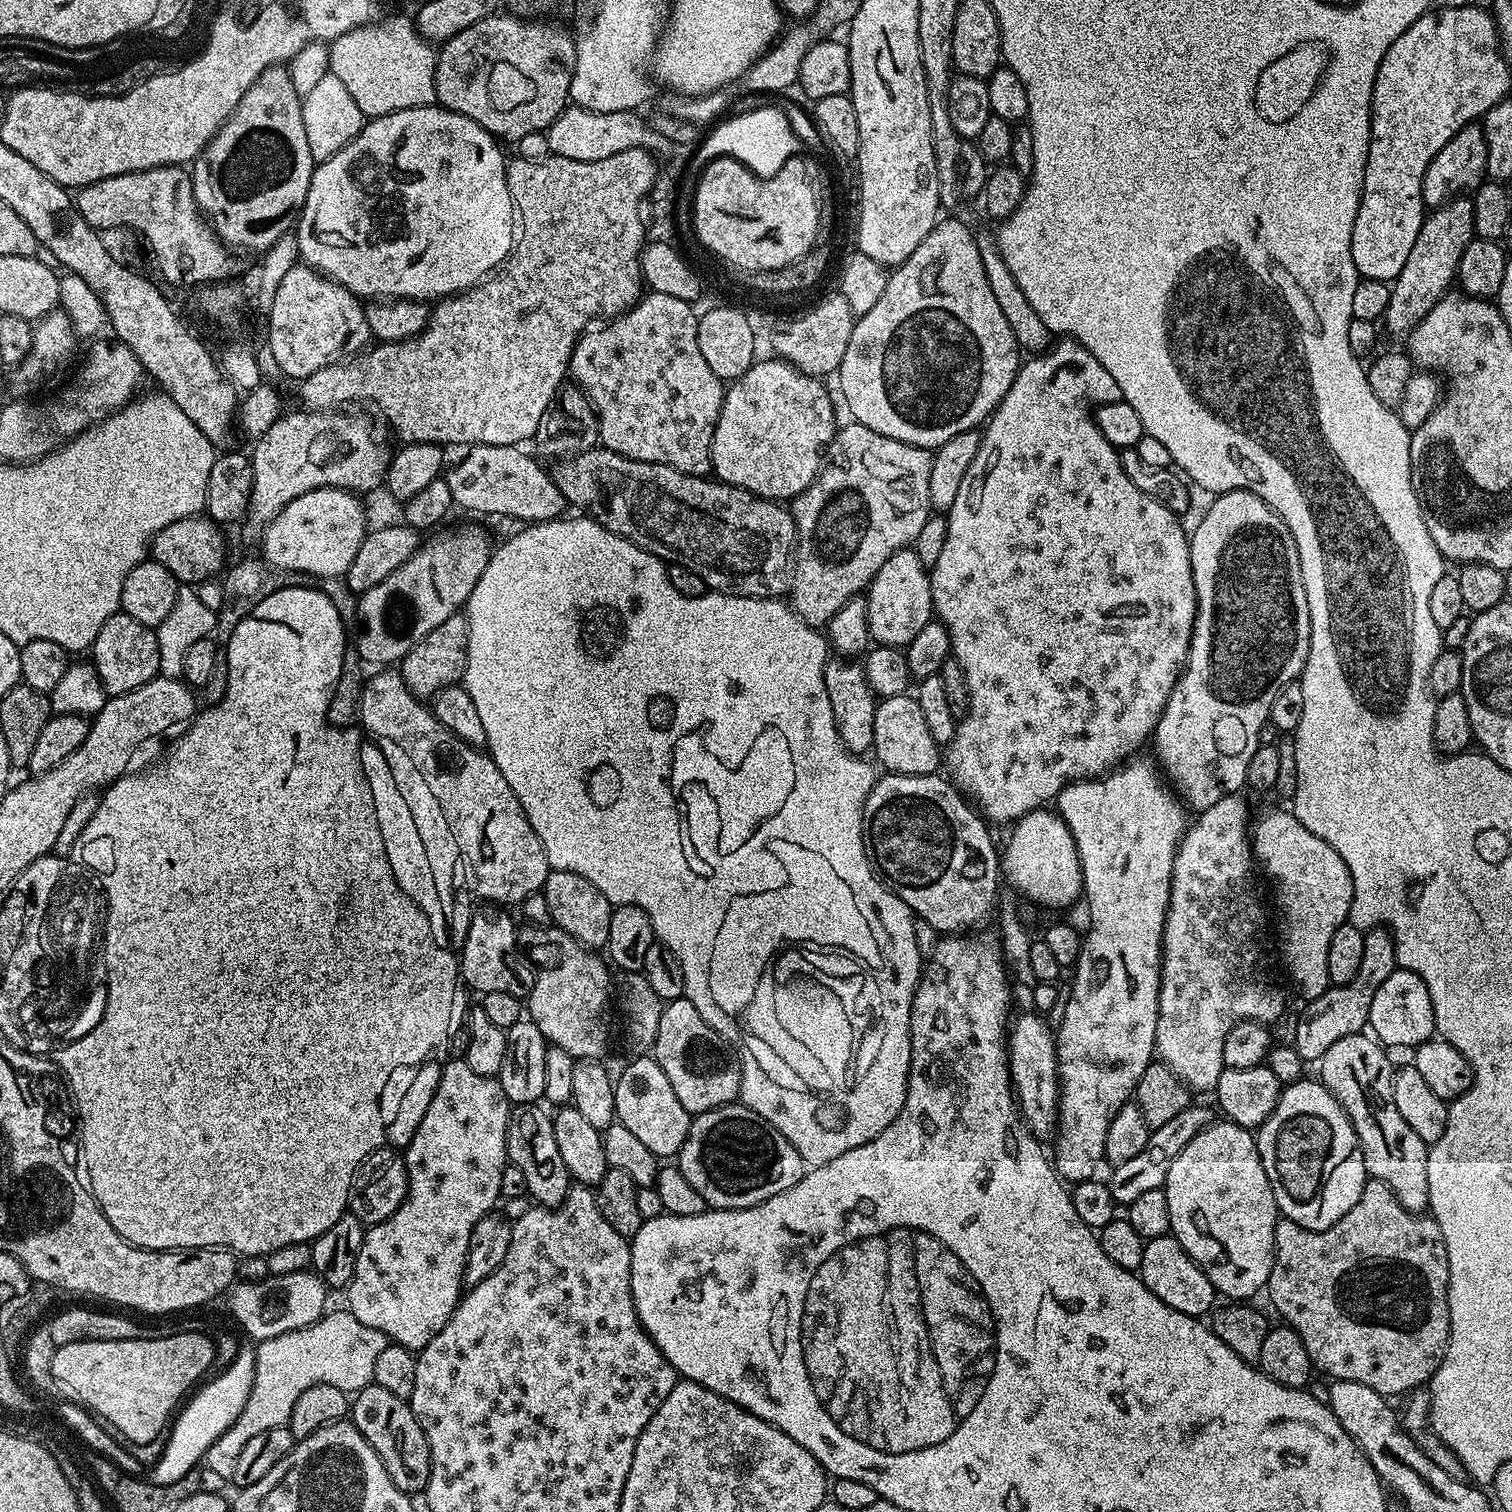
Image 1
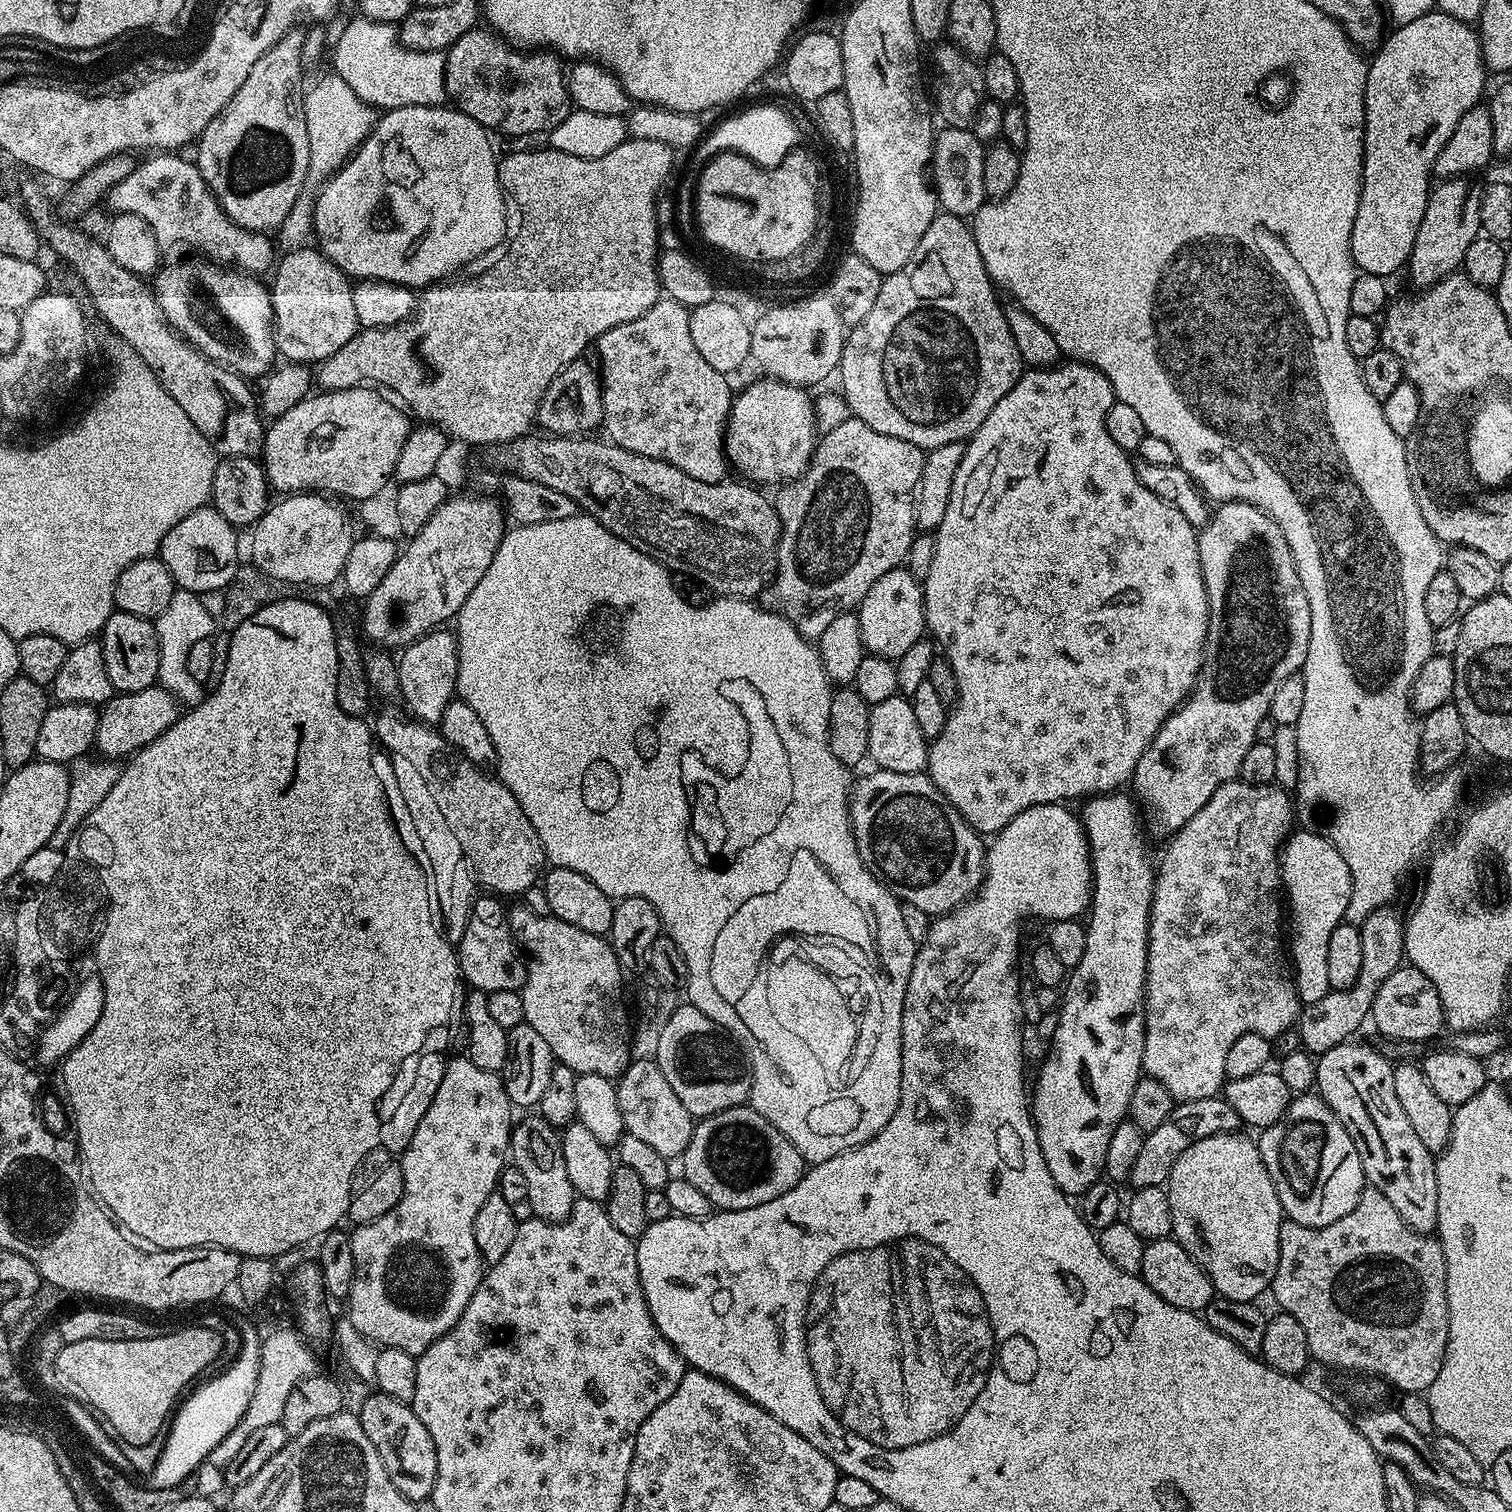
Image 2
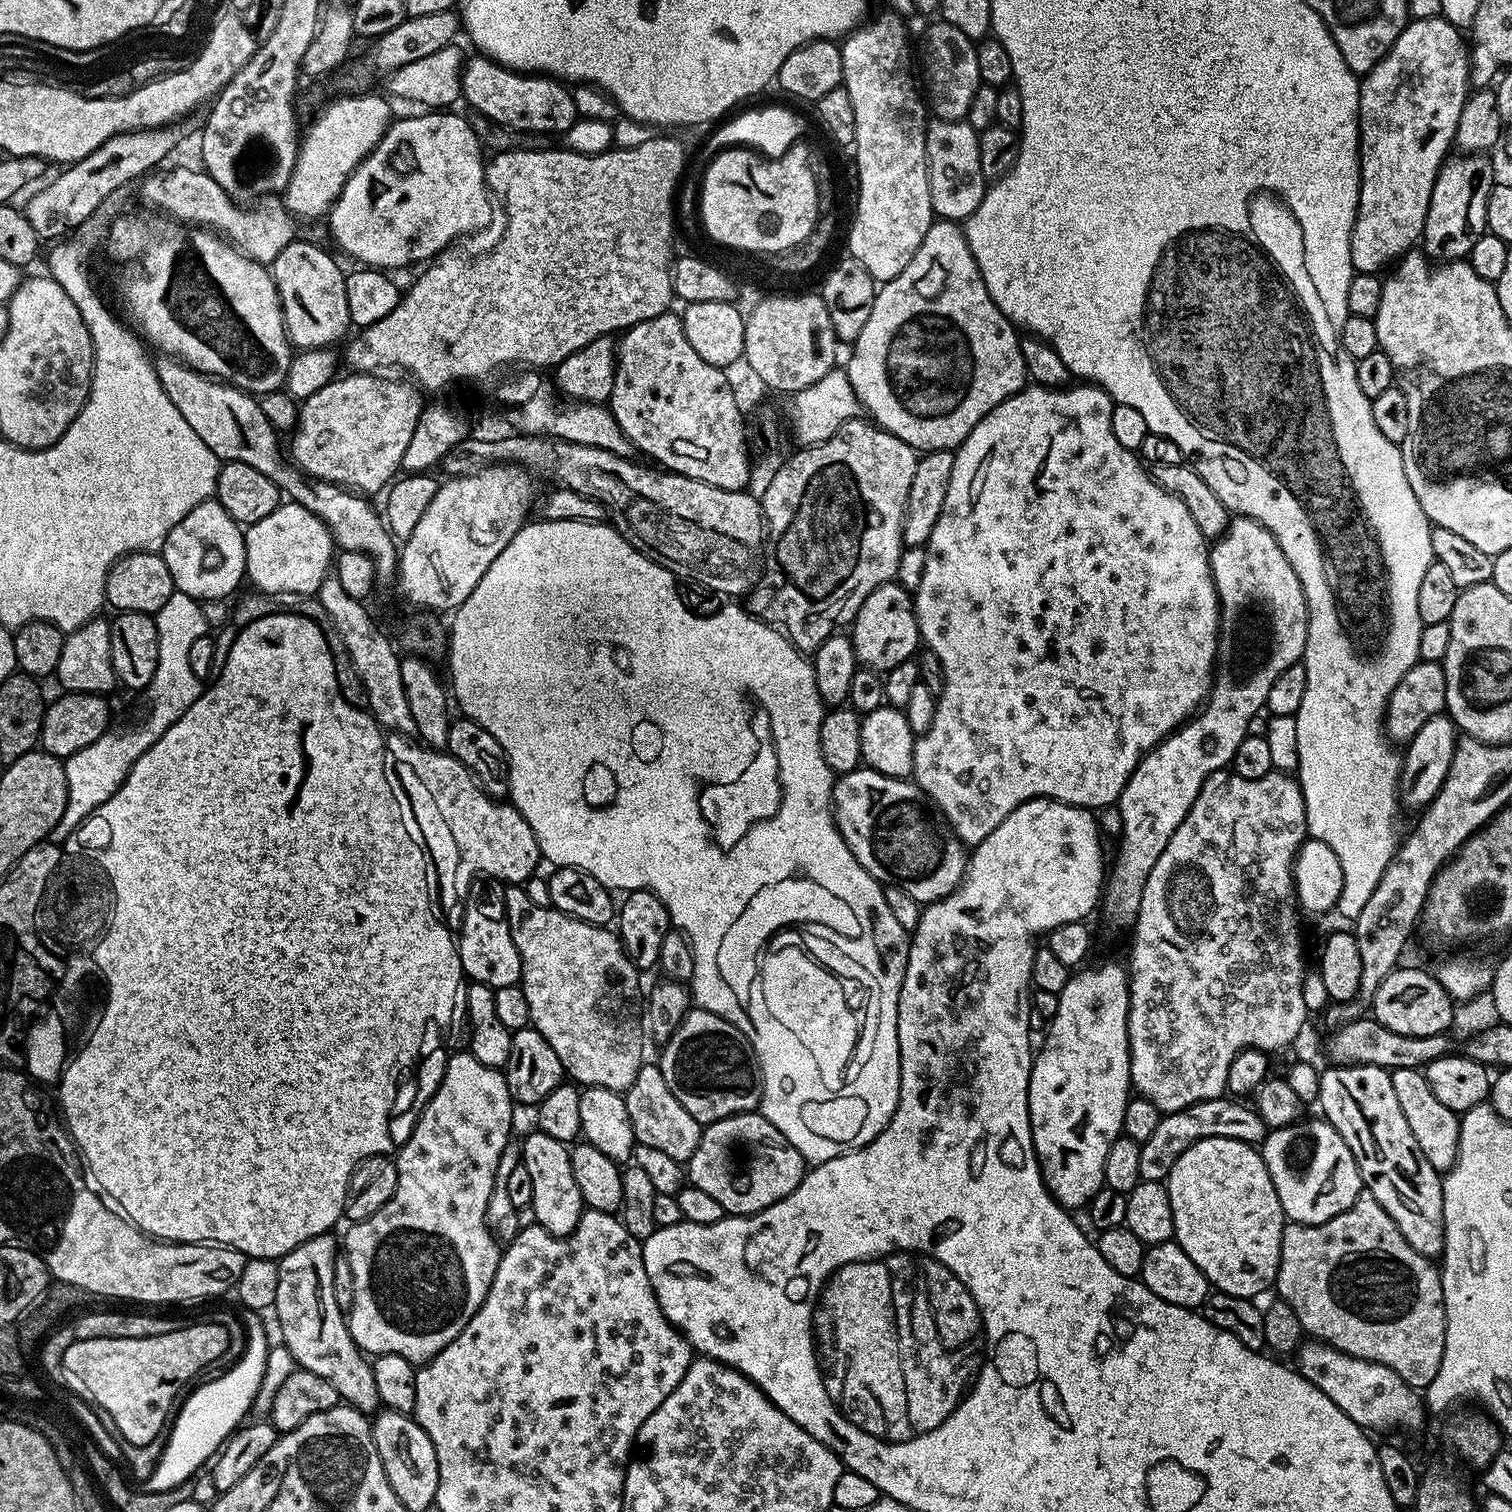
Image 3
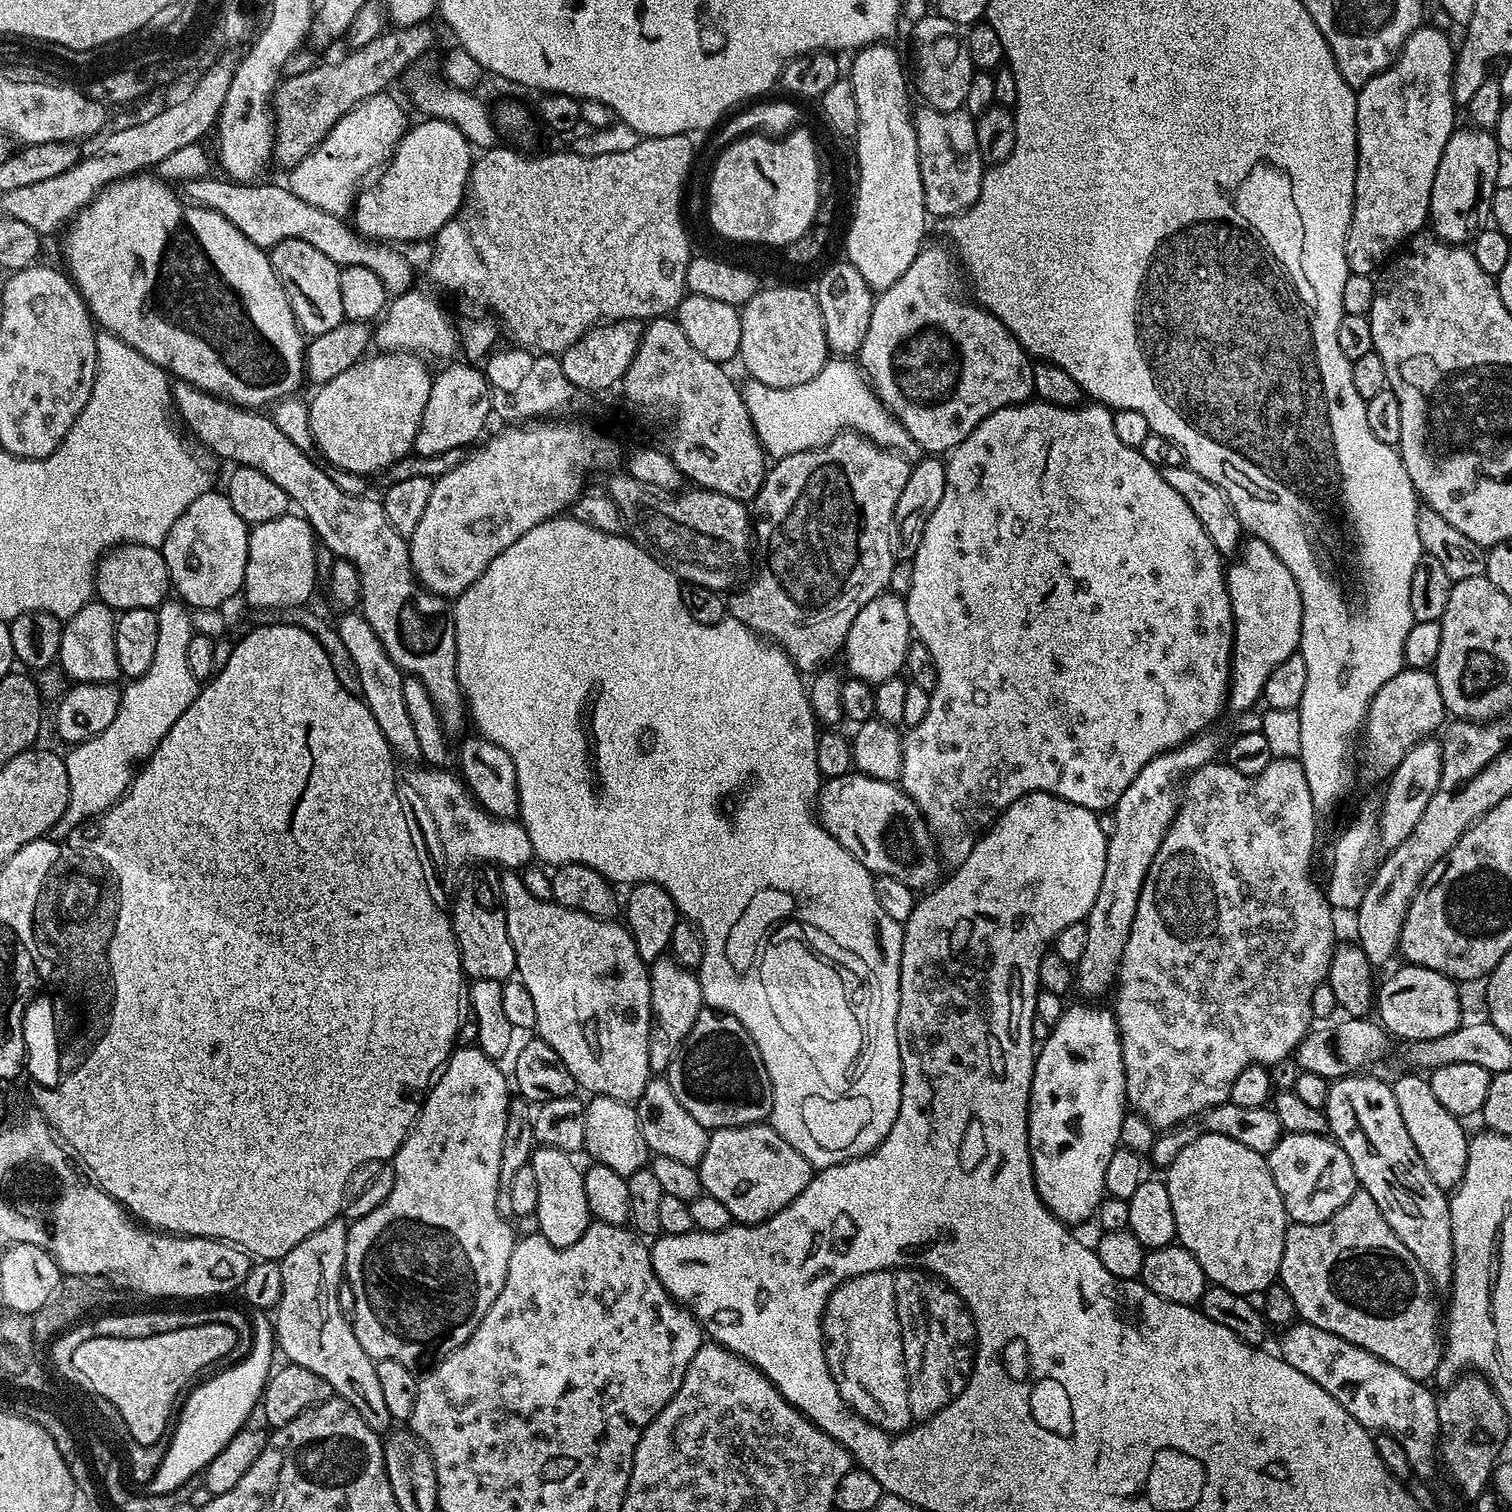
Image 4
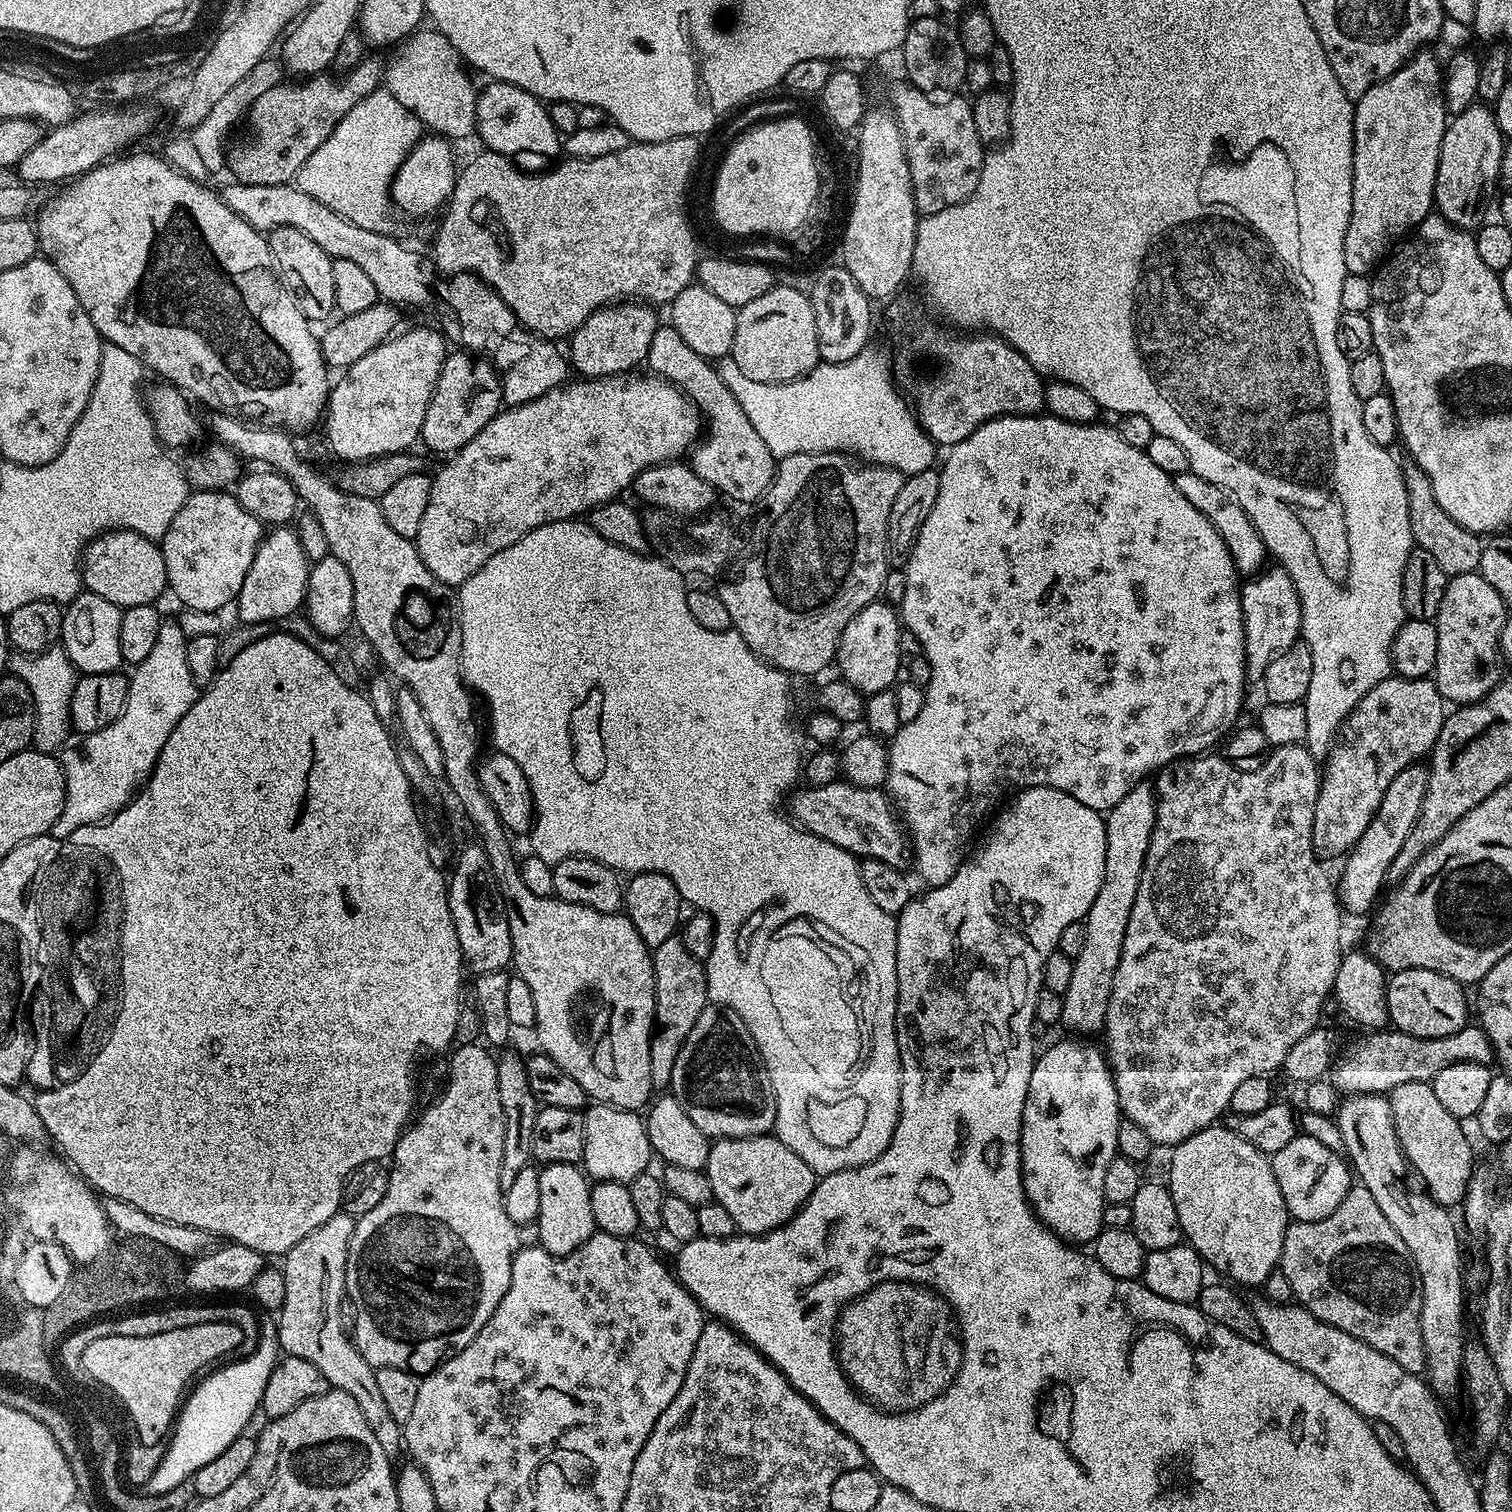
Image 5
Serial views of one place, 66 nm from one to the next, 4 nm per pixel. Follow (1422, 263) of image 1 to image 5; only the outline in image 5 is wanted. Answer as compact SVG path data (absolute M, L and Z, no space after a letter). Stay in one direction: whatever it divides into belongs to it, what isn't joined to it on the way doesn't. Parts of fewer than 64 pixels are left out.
M1474 102L1462 114L1451 117L1442 134L1438 174L1434 182L1434 208L1455 228L1472 230L1485 219L1484 207L1500 180L1506 137L1496 121L1495 111Z

